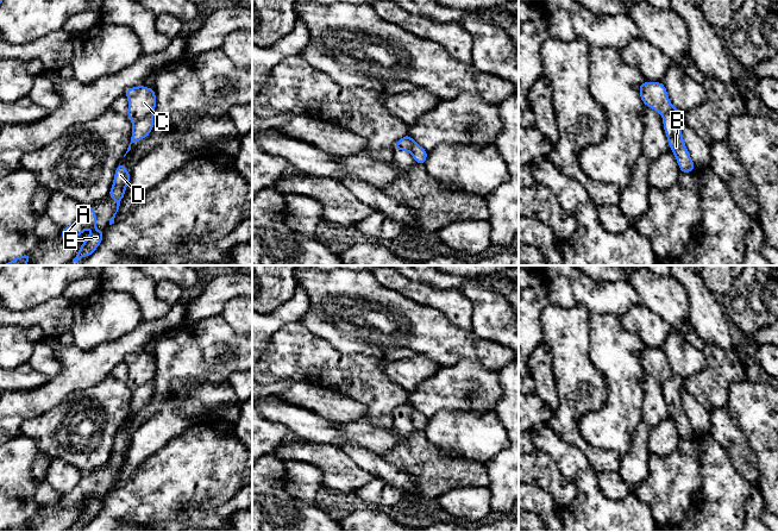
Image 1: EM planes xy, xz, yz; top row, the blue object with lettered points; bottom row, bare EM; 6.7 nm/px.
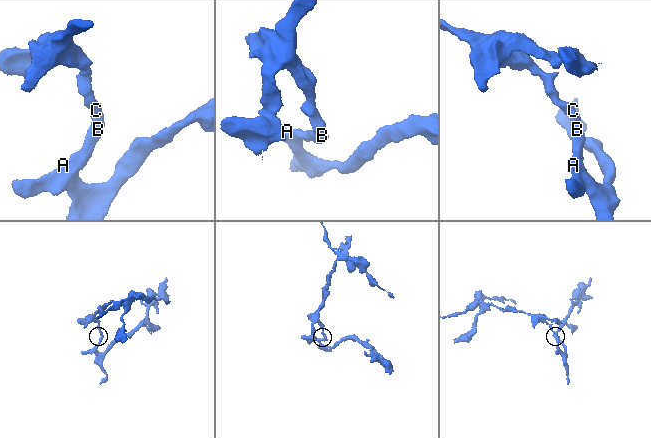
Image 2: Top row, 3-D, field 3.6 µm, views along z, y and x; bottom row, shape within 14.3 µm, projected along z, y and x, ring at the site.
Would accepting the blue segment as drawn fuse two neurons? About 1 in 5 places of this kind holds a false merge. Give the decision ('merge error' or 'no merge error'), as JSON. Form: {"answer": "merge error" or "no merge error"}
{"answer": "merge error"}

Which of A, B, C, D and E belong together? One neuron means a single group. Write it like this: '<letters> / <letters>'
A B D E / C

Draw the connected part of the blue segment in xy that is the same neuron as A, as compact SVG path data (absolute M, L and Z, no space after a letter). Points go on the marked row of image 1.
M86 206L82 207L79 218L70 226L61 230L59 233L64 239L74 239L75 237L79 237L84 230L93 230L93 232L80 246L76 257L73 259L73 263L79 262L83 256L90 256L102 242L105 231L99 231L95 227L95 223L96 213L94 208L92 206Z

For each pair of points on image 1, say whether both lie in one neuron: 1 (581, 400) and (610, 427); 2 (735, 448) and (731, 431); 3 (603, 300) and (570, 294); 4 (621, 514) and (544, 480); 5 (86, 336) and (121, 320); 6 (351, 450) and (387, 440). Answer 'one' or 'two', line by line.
1: two
2: one
3: one
4: two
5: one
6: two

